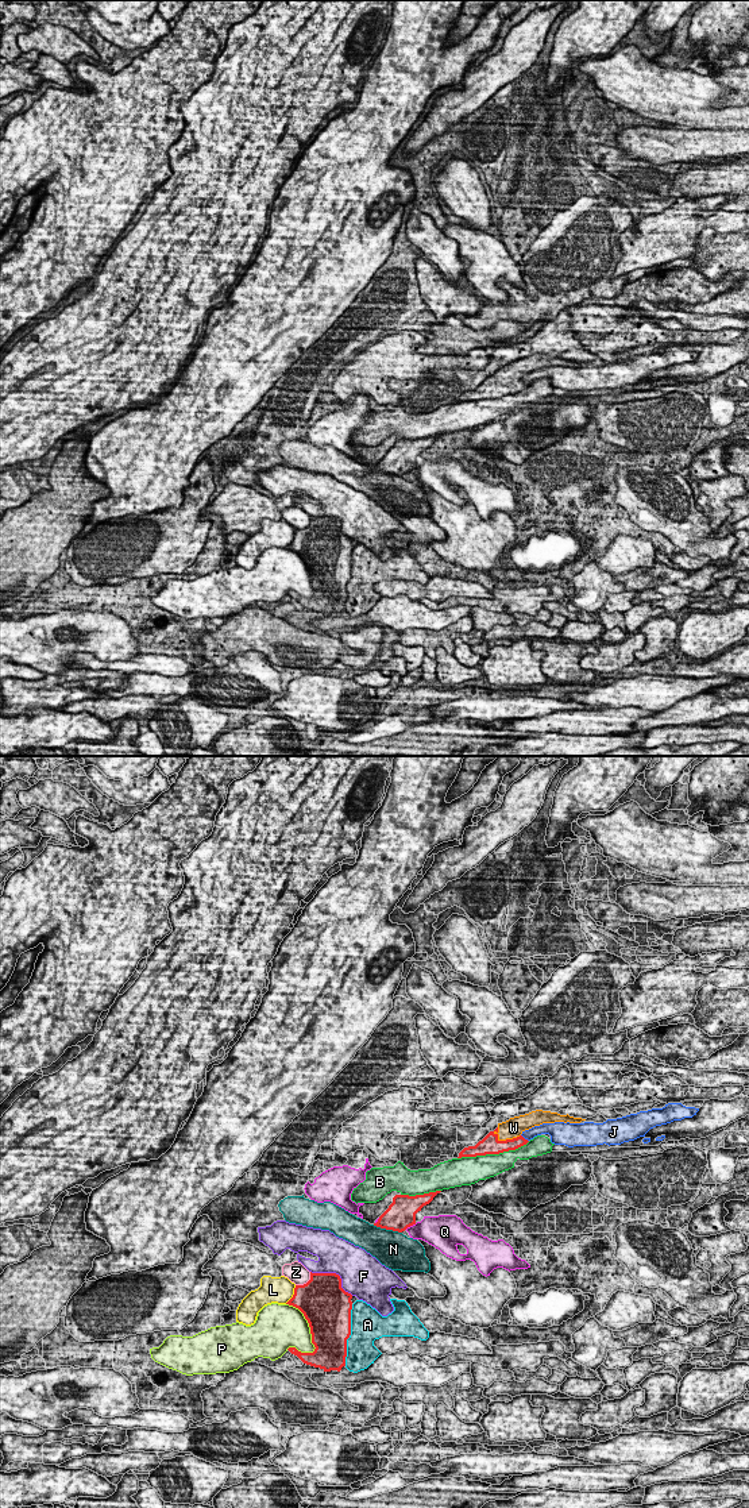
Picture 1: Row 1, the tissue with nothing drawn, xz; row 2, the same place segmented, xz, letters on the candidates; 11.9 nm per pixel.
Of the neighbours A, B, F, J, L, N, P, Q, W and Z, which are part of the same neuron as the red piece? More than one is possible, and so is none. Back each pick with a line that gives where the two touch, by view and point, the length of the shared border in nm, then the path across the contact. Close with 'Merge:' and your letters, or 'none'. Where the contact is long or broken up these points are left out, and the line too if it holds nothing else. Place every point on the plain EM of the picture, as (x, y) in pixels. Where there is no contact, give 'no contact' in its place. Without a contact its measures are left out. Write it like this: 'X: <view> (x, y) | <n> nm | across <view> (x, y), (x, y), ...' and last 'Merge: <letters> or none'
W: xz (506, 384) | 340 nm
Merge: W

